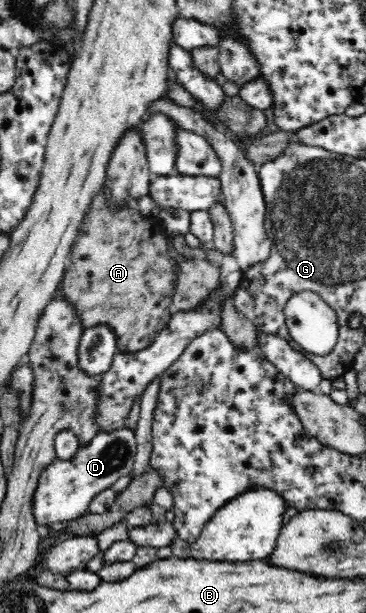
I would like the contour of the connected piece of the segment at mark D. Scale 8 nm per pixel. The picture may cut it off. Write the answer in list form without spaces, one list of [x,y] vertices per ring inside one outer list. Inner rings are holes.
[[[127,427],[117,432],[98,435],[77,451],[73,459],[55,459],[39,476],[33,498],[35,523],[40,527],[59,526],[88,514],[91,500],[110,488],[119,477],[131,474],[137,453],[136,434]]]

